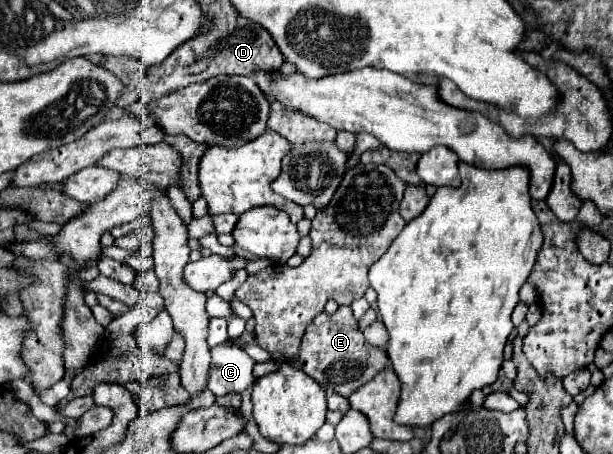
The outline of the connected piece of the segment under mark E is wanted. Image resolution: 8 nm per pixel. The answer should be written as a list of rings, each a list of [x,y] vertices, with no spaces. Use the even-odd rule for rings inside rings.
[[[344,305],[344,307],[338,307],[334,315],[318,313],[312,319],[302,339],[298,363],[302,371],[308,373],[324,389],[332,387],[342,397],[348,397],[388,365],[388,355],[384,353],[384,349],[366,343],[358,327],[358,321],[352,315],[352,309]]]

